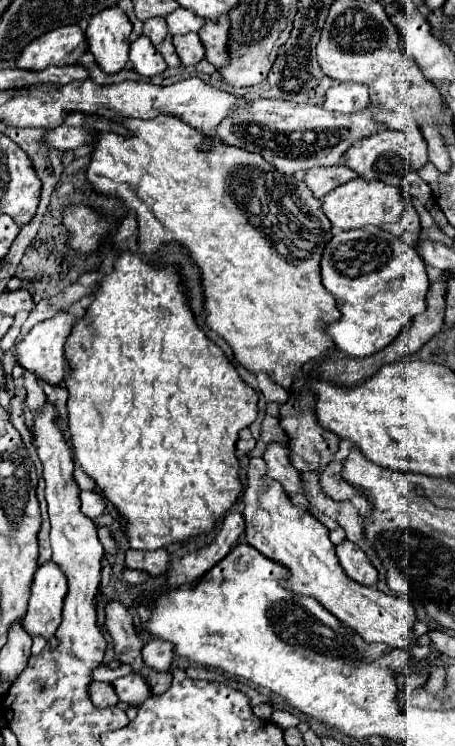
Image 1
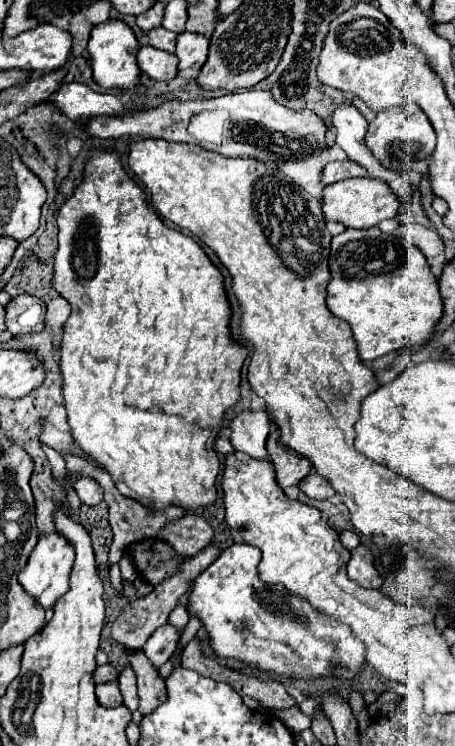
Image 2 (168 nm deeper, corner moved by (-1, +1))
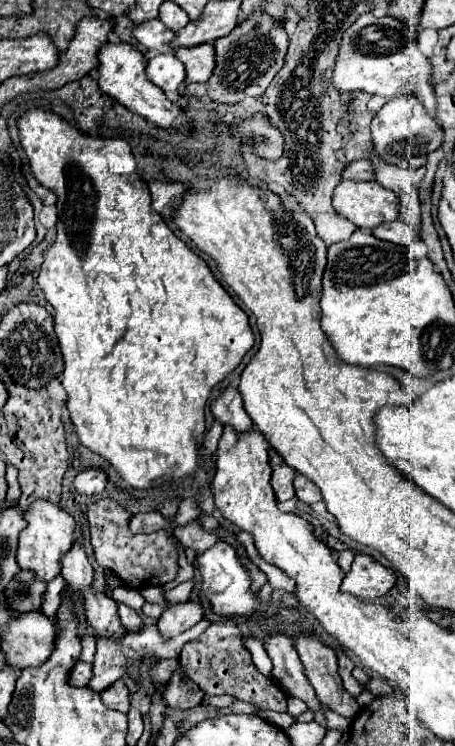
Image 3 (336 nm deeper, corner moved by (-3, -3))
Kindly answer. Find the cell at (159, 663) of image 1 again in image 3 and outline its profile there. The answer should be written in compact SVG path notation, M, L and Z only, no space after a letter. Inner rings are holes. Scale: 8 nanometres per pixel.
M188 600L182 604L174 604L168 610L164 610L164 614L158 620L158 630L164 636L164 640L174 638L178 634L182 634L184 630L192 628L194 624L198 624L204 616L204 610L198 602Z

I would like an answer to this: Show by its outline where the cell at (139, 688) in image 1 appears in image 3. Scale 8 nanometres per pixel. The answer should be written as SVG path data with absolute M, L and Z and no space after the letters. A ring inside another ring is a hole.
M78 662L72 670L72 684L74 686L88 686L90 678L92 678L92 664Z

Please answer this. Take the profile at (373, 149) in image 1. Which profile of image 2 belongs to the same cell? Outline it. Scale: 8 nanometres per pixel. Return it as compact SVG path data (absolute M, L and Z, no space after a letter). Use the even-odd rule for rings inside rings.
M406 102L402 106L392 106L384 112L378 112L376 118L370 122L368 134L366 134L366 146L372 150L372 154L390 170L406 172L408 162L422 160L428 154L432 154L436 146L436 134L430 126L430 120L414 102Z

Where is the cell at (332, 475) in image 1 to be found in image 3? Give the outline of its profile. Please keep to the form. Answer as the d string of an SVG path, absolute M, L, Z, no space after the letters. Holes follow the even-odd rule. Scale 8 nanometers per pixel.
M296 476L296 482L294 482L294 488L296 488L296 498L306 502L306 504L314 504L314 502L320 502L322 500L322 492L316 484L312 484L308 478L304 476Z

